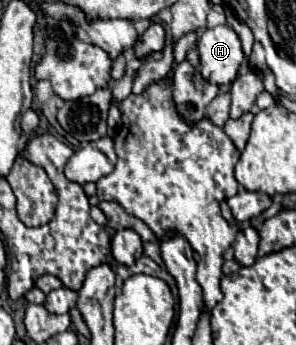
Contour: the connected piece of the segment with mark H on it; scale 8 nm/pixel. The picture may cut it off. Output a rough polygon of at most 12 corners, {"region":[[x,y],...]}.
{"region":[[229,26],[201,32],[199,74],[217,86],[237,78],[241,40]]}

